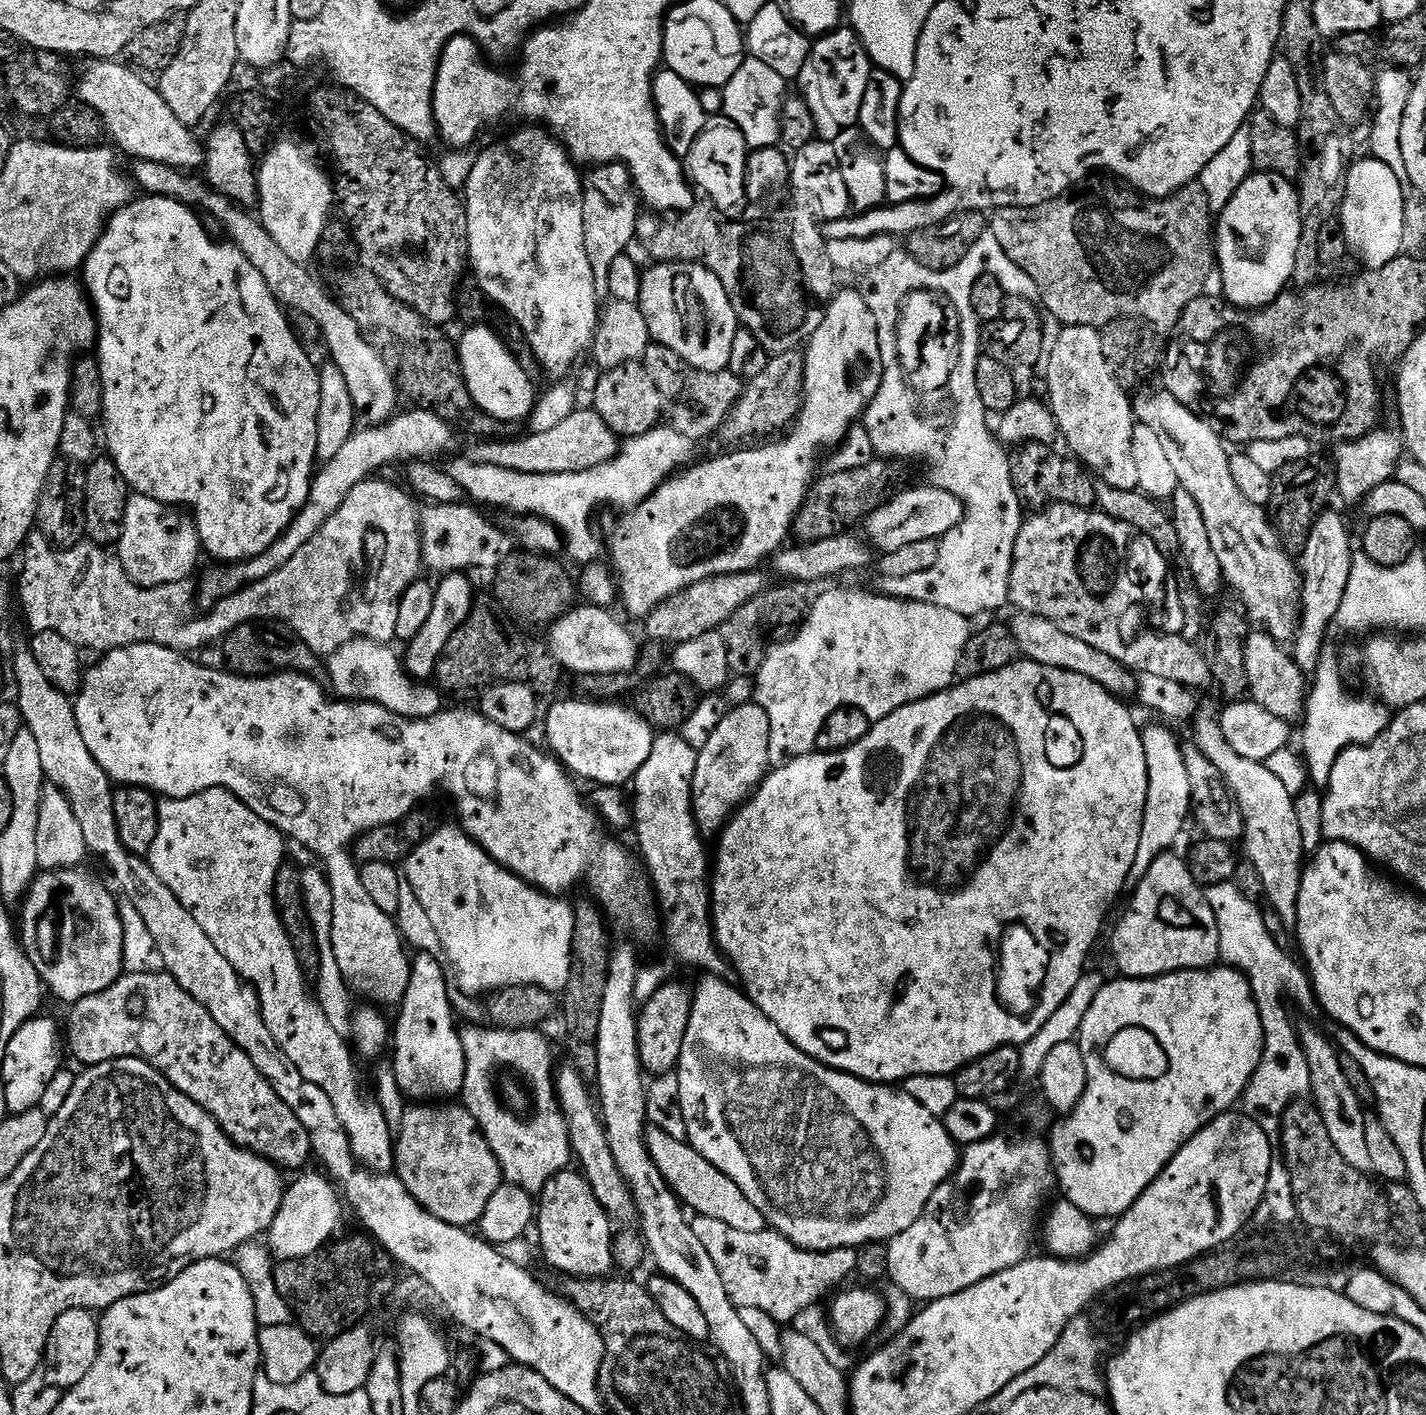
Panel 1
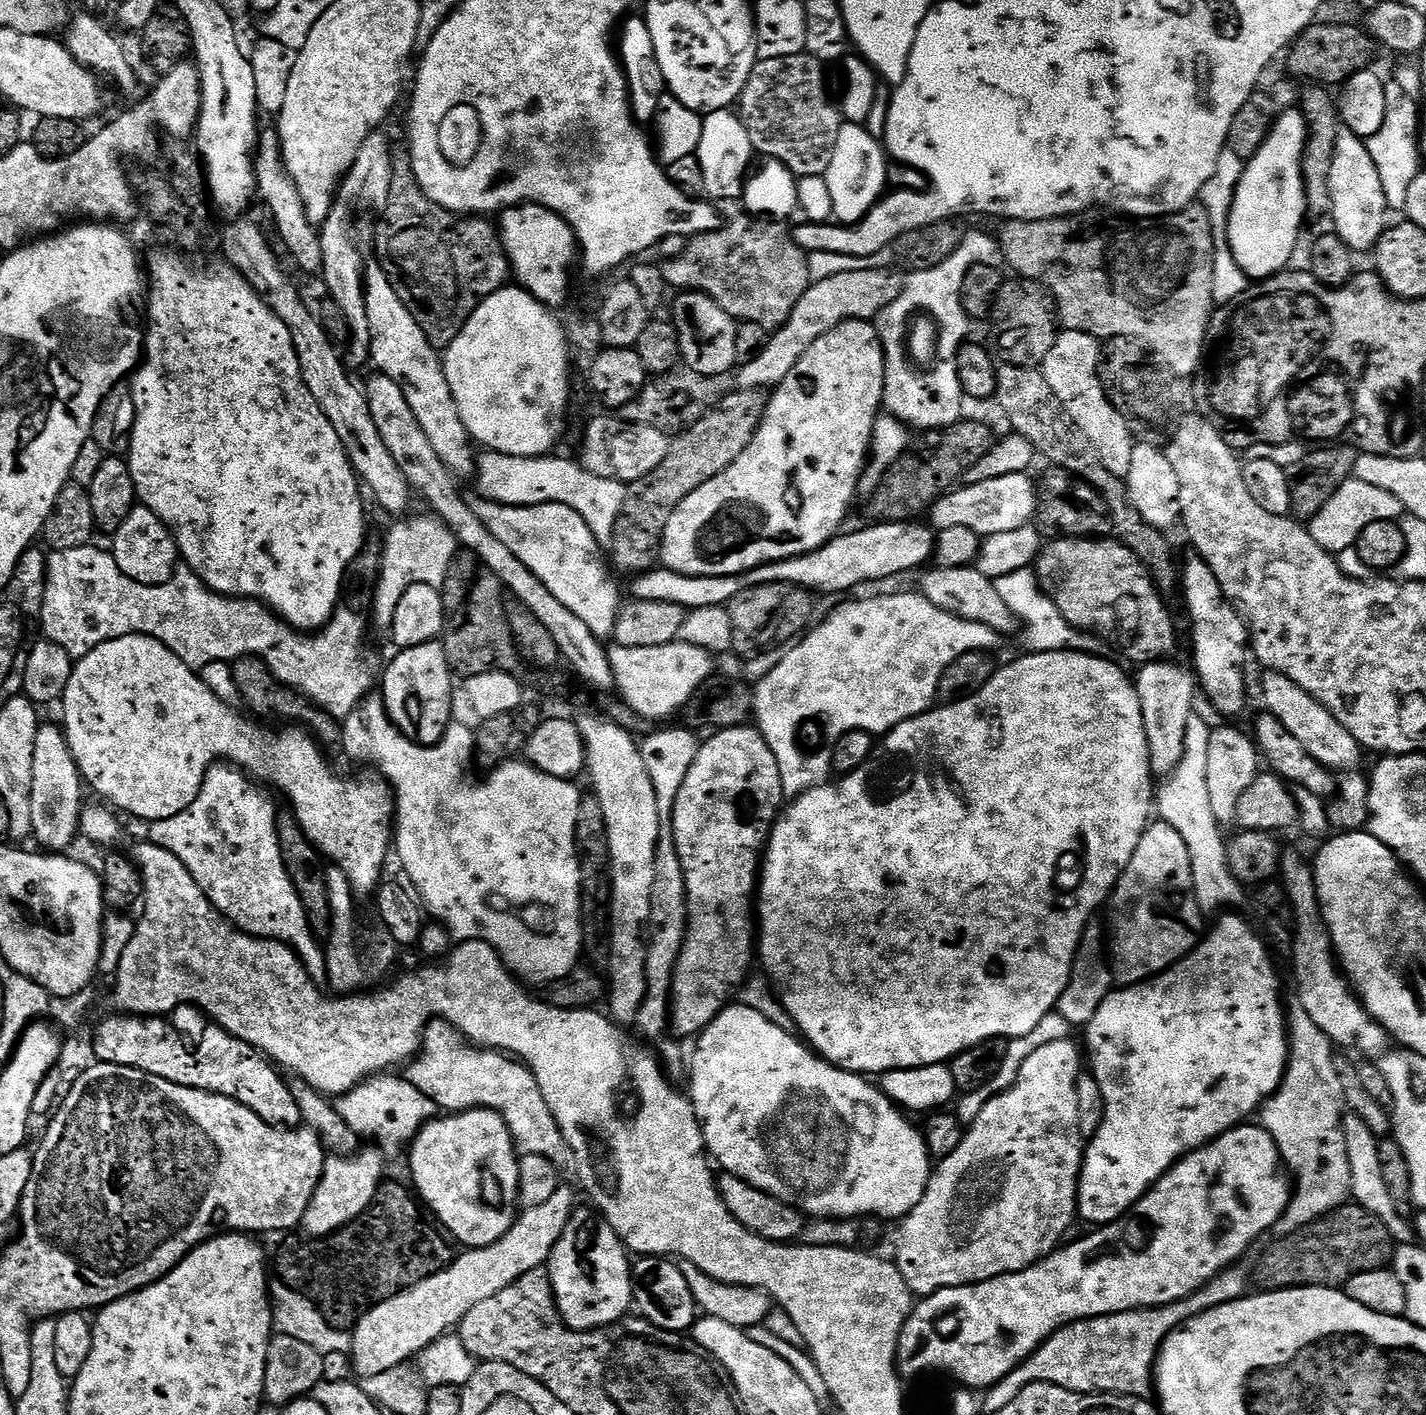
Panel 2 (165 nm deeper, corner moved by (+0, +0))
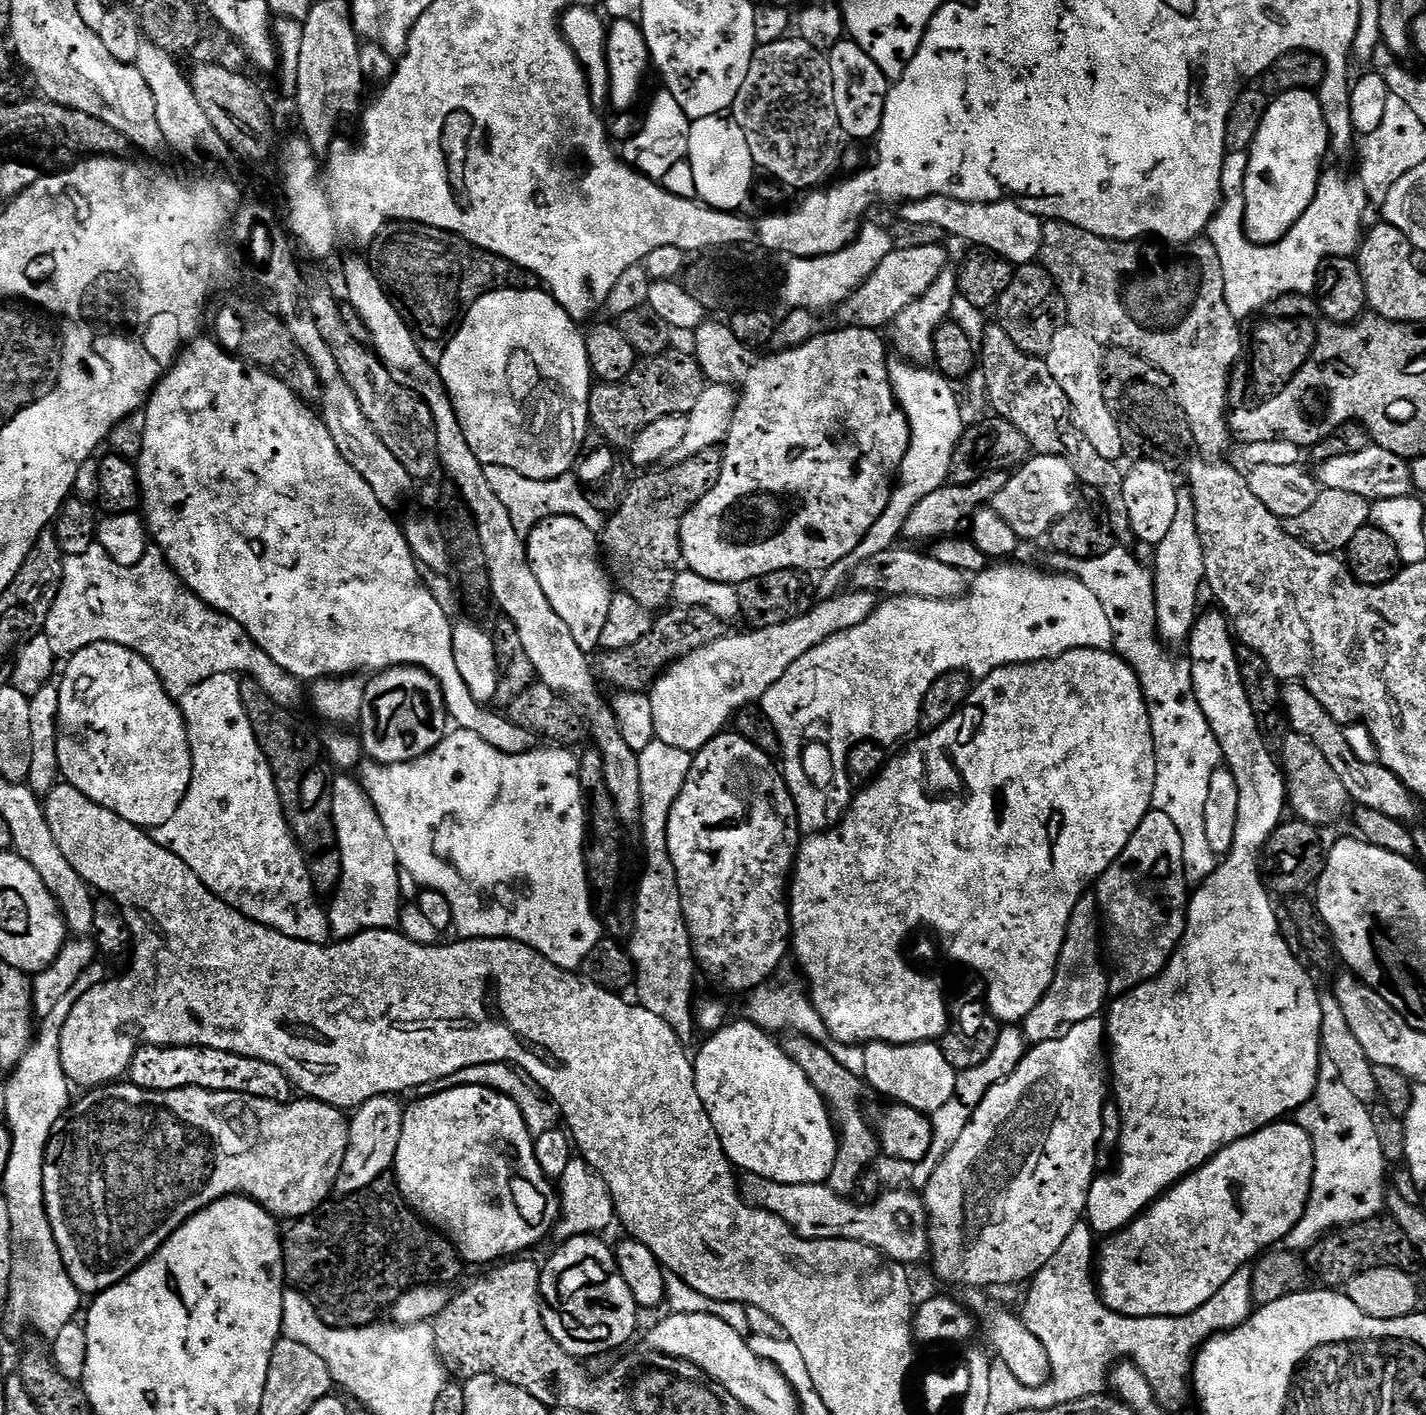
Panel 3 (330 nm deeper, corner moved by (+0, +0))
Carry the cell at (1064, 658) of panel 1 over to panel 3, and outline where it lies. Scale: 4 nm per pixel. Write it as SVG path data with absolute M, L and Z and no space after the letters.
M894 546L890 550L882 550L882 554L874 554L874 558L866 558L852 571L850 584L861 592L875 592L885 597L921 596L931 600L957 600L967 593L970 584L965 573L938 562L927 551L915 552L915 547Z

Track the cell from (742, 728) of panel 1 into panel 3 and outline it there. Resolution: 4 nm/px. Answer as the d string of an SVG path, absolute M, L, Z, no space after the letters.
M725 730L715 736L706 747L695 753L692 769L670 810L668 819L668 849L674 862L674 870L678 874L678 886L682 898L686 936L690 941L690 952L696 955L700 968L716 984L721 984L728 992L747 994L753 988L767 985L781 971L780 963L784 955L789 955L792 938L792 913L790 911L790 877L796 863L796 853L800 851L802 833L800 819L796 813L797 797L793 789L784 780L784 773L774 765L773 757L766 755L756 744L749 742L745 736L732 730Z

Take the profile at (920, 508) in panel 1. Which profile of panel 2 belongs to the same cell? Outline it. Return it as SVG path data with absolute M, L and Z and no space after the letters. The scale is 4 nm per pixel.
M1010 473L1005 477L987 479L977 485L964 484L936 501L930 509L933 529L945 532L950 526L967 526L980 537L1006 534L1009 530L1029 527L1038 512L1038 488L1031 475Z

